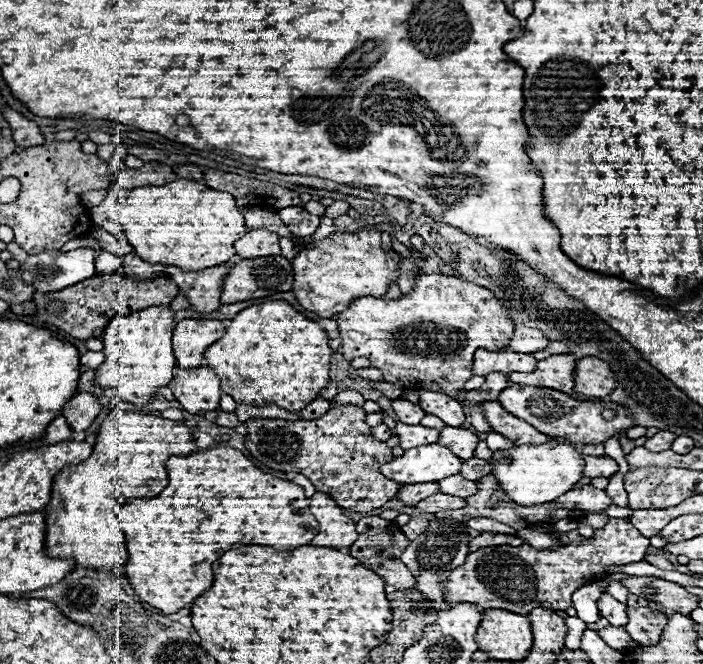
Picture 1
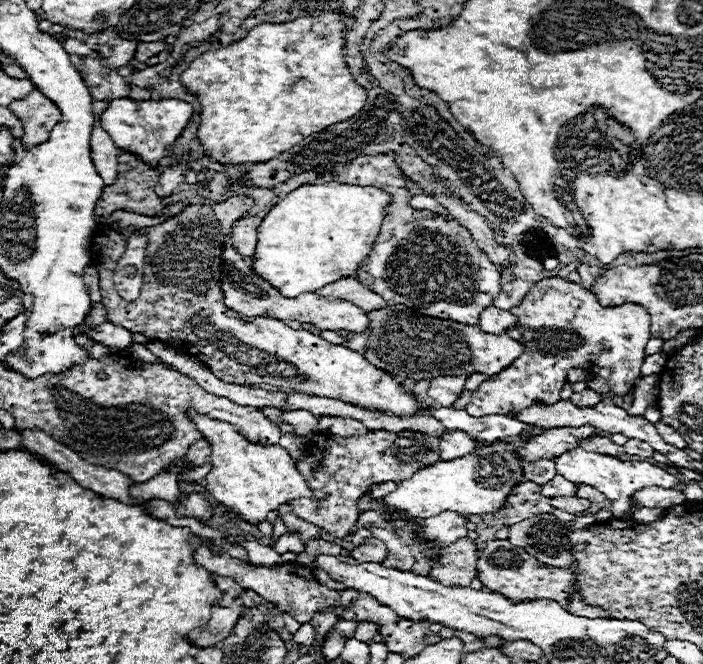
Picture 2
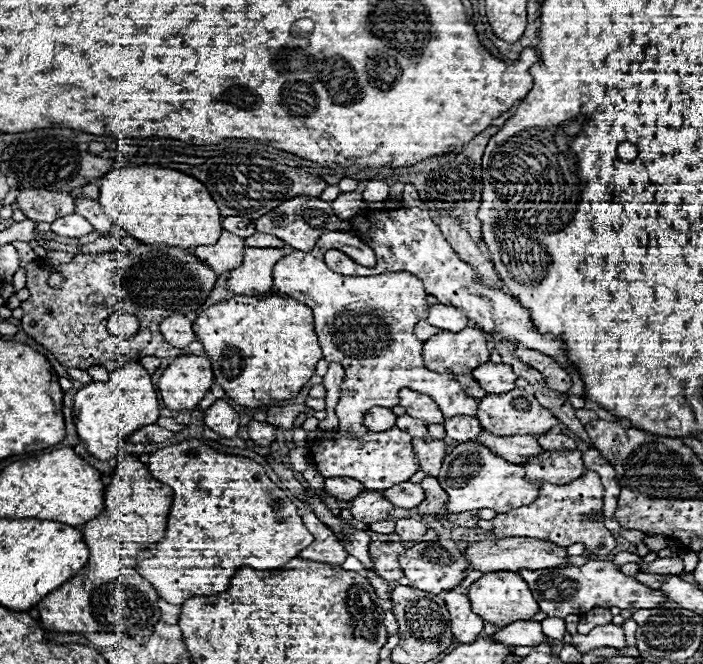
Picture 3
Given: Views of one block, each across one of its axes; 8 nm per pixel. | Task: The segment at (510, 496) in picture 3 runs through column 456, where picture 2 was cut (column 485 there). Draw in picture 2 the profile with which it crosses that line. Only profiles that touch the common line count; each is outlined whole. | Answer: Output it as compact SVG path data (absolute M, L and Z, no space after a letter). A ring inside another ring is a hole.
M492 442L480 450L466 454L456 460L440 460L432 466L418 470L412 478L398 482L398 488L388 494L382 504L382 512L392 514L394 510L404 510L414 518L438 516L444 510L458 512L462 516L490 514L498 512L514 488L524 482L522 460L516 456L516 446L506 442Z

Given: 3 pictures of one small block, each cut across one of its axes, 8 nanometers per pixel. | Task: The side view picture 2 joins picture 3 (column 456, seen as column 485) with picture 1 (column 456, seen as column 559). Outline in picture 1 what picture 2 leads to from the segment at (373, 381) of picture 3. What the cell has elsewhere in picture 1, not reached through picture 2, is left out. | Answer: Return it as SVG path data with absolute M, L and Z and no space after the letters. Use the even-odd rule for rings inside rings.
M436 272L418 274L412 290L396 300L360 296L334 318L346 360L366 358L372 368L382 372L384 382L410 390L434 382L454 400L460 400L458 394L466 392L464 384L472 378L474 352L478 348L488 351L506 348L516 326L490 290Z

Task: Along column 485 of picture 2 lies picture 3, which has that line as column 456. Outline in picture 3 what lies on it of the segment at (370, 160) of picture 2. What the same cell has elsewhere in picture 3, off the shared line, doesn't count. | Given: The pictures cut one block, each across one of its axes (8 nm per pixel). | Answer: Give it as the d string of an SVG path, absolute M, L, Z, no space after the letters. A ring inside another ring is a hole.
M424 204L412 206L412 208L398 208L398 210L358 210L350 218L350 224L352 224L356 236L376 252L378 264L374 268L364 268L364 266L358 266L356 262L352 262L346 254L342 254L338 250L328 250L324 254L324 260L334 272L338 272L342 276L361 277L386 274L386 272L410 272L422 280L428 294L436 296L438 302L442 302L442 304L462 310L466 320L472 322L480 332L498 334L504 340L516 342L530 350L538 350L538 352L552 356L558 362L566 364L566 368L570 372L576 372L576 368L568 362L564 344L560 340L552 340L548 336L534 332L530 314L512 296L506 296L500 288L484 286L476 278L474 268L458 258L454 248L442 236L440 228L432 222L428 208Z

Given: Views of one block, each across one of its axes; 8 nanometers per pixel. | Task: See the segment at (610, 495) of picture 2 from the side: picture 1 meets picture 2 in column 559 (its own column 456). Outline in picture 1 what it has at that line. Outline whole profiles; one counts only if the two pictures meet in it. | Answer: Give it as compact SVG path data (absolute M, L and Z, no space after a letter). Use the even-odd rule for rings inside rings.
M436 442L406 450L404 456L382 464L380 472L398 484L420 484L454 476L458 474L460 464L462 460L458 456Z

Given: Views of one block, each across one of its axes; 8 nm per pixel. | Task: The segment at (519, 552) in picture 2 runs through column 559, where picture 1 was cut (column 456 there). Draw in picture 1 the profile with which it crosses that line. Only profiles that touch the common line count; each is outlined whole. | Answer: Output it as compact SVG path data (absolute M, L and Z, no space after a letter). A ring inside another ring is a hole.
M610 518L610 522L602 528L596 530L592 538L580 542L580 544L564 544L560 550L534 550L528 544L520 546L486 546L476 552L470 552L466 562L454 572L450 572L448 580L440 584L444 588L444 600L448 604L458 604L458 602L470 602L480 608L502 608L510 610L516 614L530 614L534 608L550 608L550 610L566 610L570 608L570 596L584 584L592 582L594 578L602 576L604 570L612 564L630 564L630 562L640 562L646 554L646 548L650 546L650 538L642 536L628 520L622 518Z

